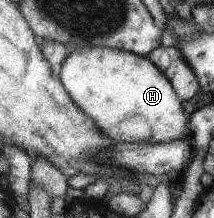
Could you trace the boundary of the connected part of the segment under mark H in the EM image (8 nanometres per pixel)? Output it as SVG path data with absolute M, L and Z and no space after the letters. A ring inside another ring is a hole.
M83 48L81 52L73 52L61 72L57 75L65 86L75 104L95 120L101 132L111 138L114 143L167 144L175 140L183 140L190 134L187 123L189 115L183 108L183 100L171 85L170 78L155 66L148 57L141 57L122 49Z

